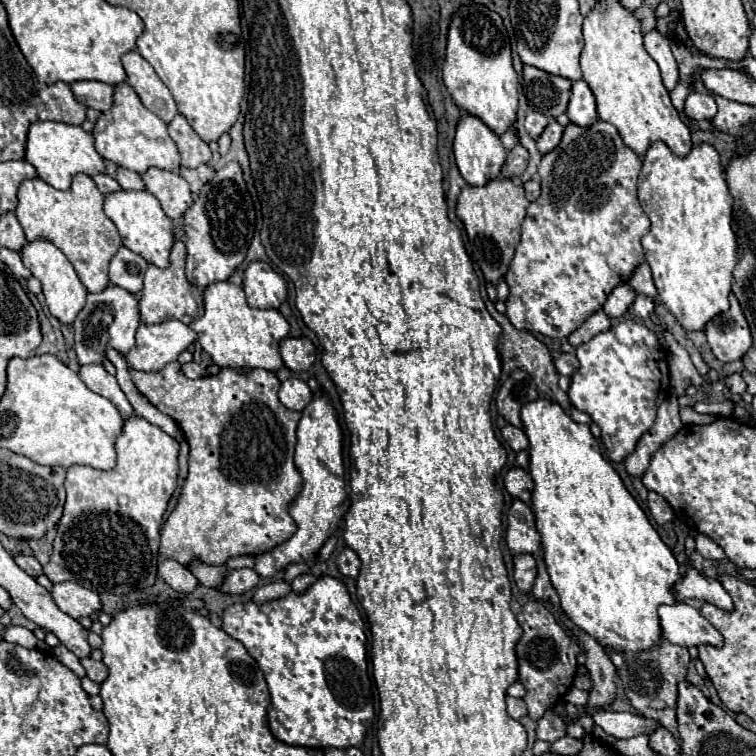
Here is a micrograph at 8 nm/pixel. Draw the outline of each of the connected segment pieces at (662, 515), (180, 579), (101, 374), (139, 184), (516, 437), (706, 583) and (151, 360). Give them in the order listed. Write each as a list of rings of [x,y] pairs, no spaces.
[[[649,492],[647,496],[647,506],[653,514],[653,518],[659,522],[659,524],[665,524],[673,518],[673,510],[671,506],[667,504],[667,500],[663,500],[663,496],[659,496],[657,492]]]
[[[163,560],[159,564],[159,572],[157,572],[171,588],[179,590],[179,592],[193,592],[195,586],[199,584],[197,578],[191,574],[191,570],[183,564],[179,564],[177,560]]]
[[[101,364],[81,366],[79,376],[81,376],[81,380],[83,380],[93,392],[97,392],[97,394],[105,396],[107,400],[111,400],[125,418],[129,418],[129,416],[133,414],[133,408],[131,408],[127,396],[123,394],[123,390],[121,390],[119,384],[117,384],[117,378],[111,376],[111,374],[107,374]]]
[[[123,166],[117,168],[115,180],[117,180],[117,182],[121,184],[121,188],[125,188],[125,190],[145,190],[145,184],[143,184],[141,176],[139,176],[137,172],[133,172],[133,170],[123,168]]]
[[[507,424],[507,426],[501,430],[501,436],[503,436],[503,440],[505,440],[505,442],[515,450],[515,452],[525,450],[525,448],[529,446],[527,436],[525,436],[525,432],[523,432],[523,428],[517,428],[517,426]]]
[[[687,534],[687,542],[685,544],[687,544],[687,572],[685,572],[685,576],[681,576],[673,584],[675,600],[683,602],[687,598],[699,598],[699,600],[705,600],[709,604],[715,604],[717,608],[731,610],[733,608],[731,596],[725,592],[721,582],[715,580],[715,578],[707,578],[703,572],[697,572],[691,566],[691,554],[695,552],[695,544],[693,544],[691,534]]]
[[[179,320],[163,324],[141,324],[135,348],[121,354],[129,370],[157,372],[165,364],[175,362],[177,356],[195,340],[195,332]]]

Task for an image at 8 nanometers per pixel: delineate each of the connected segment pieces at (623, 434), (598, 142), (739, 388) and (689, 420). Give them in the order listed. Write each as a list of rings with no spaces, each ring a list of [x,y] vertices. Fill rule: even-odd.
[[[623,320],[587,344],[581,344],[577,348],[577,360],[581,366],[571,376],[569,400],[601,428],[607,456],[613,462],[621,462],[635,450],[643,432],[653,426],[659,402],[669,396],[667,350],[653,330],[639,322]],[[607,438],[611,446],[607,446]]]
[[[597,120],[587,128],[577,124],[565,126],[559,146],[545,154],[539,164],[541,196],[527,208],[521,242],[505,274],[509,284],[507,318],[515,328],[565,338],[605,304],[617,284],[631,278],[633,270],[643,262],[641,236],[649,232],[649,218],[637,200],[639,170],[641,156],[623,142],[613,124]]]
[[[731,374],[731,376],[725,380],[725,384],[727,384],[729,392],[735,394],[735,396],[741,396],[741,394],[745,392],[745,380],[741,378],[741,374]]]
[[[681,408],[681,420],[685,424],[711,424],[717,420],[717,416],[713,414],[697,414],[693,412],[693,408]]]

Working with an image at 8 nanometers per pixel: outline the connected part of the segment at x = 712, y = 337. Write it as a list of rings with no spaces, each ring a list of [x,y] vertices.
[[[731,294],[731,308],[705,324],[705,338],[719,362],[741,360],[751,348],[751,332],[737,298]]]

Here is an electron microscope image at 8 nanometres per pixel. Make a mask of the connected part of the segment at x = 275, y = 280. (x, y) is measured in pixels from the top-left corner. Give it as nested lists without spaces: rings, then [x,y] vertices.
[[[255,260],[243,274],[243,290],[247,294],[249,306],[279,308],[279,304],[287,296],[287,282],[279,272],[271,268],[271,264]]]

